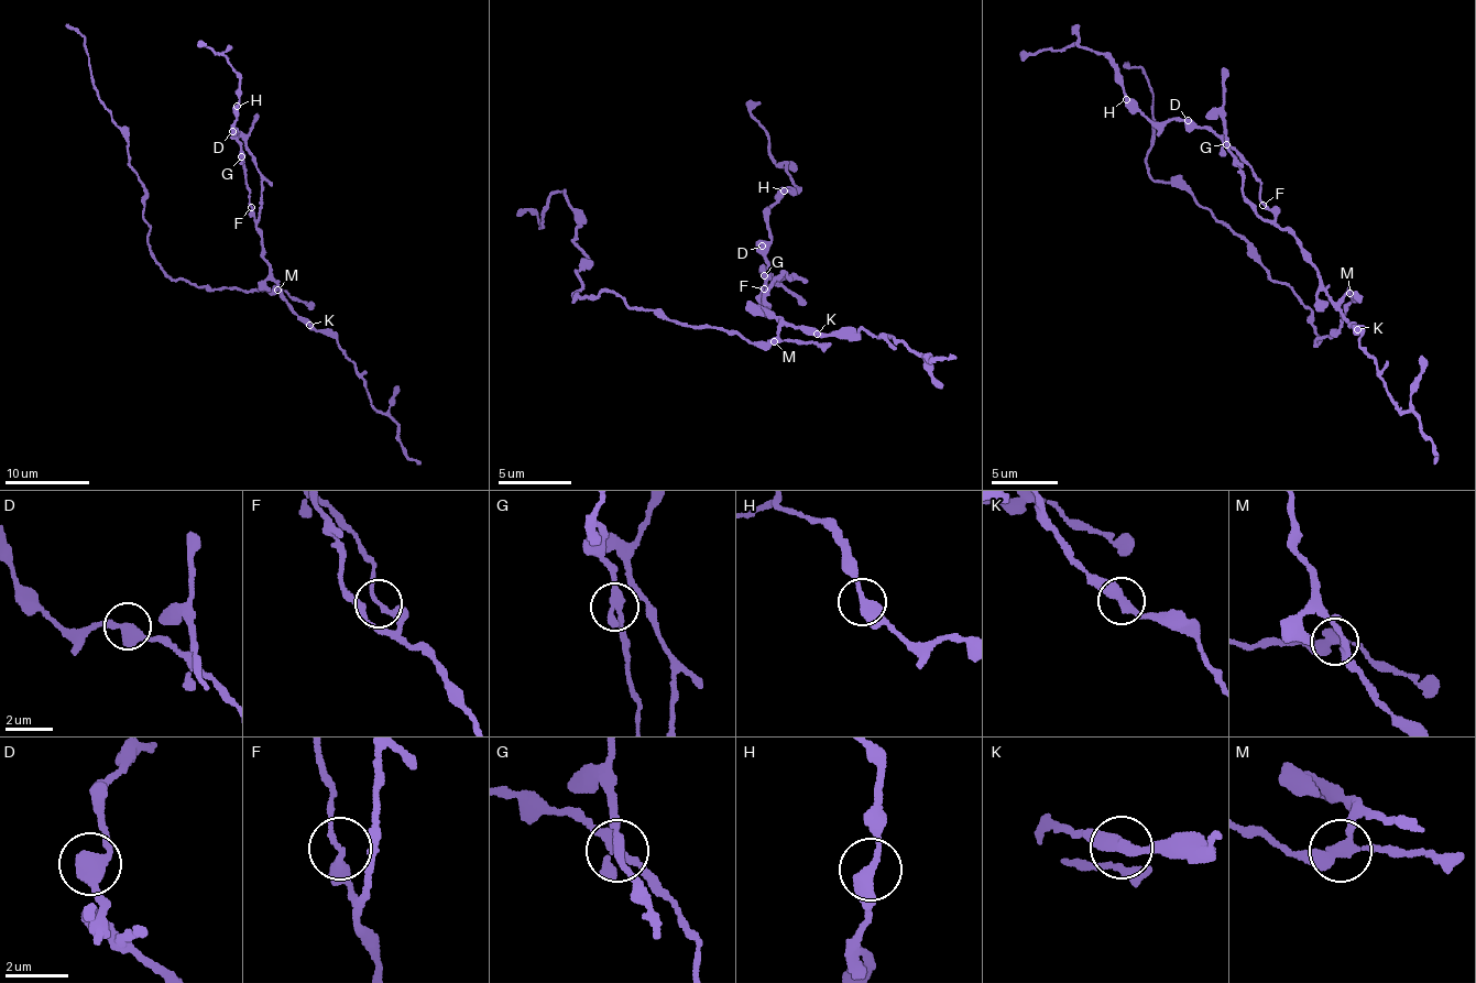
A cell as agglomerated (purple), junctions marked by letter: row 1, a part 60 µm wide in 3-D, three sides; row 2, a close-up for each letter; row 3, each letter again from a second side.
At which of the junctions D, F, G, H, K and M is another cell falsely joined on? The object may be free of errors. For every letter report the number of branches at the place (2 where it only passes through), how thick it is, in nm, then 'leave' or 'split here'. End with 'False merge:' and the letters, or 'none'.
D: branches 2; calibre 440 nm; leave
F: branches 2; calibre 190 nm; leave
G: branches 3; calibre 320 nm; leave
H: branches 2; calibre 360 nm; leave
K: branches 2; calibre 400 nm; leave
M: branches 3; calibre 320 nm; split here
False merge: M

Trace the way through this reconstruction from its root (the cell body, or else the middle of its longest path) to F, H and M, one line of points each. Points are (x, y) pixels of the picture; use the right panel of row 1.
F: (1338, 315), (1352, 301), (1348, 291), (1334, 301), (1327, 295), (1311, 253), (1279, 226), (1277, 215), (1264, 204)
H: (1338, 315), (1348, 291), (1327, 295), (1311, 253), (1261, 203), (1252, 166), (1212, 131), (1150, 123), (1126, 99)
M: (1338, 315), (1344, 314), (1344, 307), (1352, 301), (1353, 294), (1348, 294)

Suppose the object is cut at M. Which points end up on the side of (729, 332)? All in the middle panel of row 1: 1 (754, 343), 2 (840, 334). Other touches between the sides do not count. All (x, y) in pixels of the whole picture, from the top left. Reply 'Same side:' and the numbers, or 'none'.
Same side: 1

